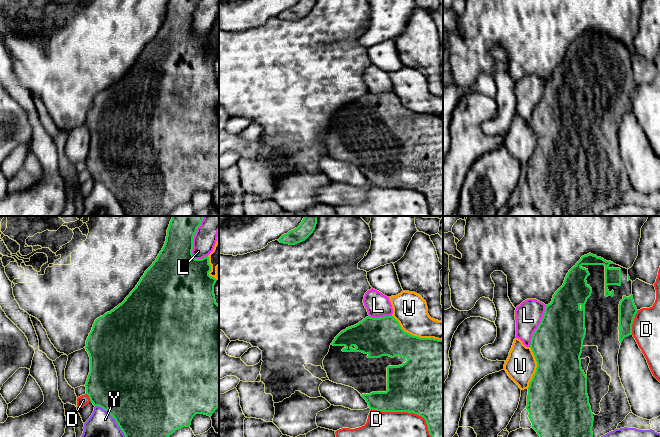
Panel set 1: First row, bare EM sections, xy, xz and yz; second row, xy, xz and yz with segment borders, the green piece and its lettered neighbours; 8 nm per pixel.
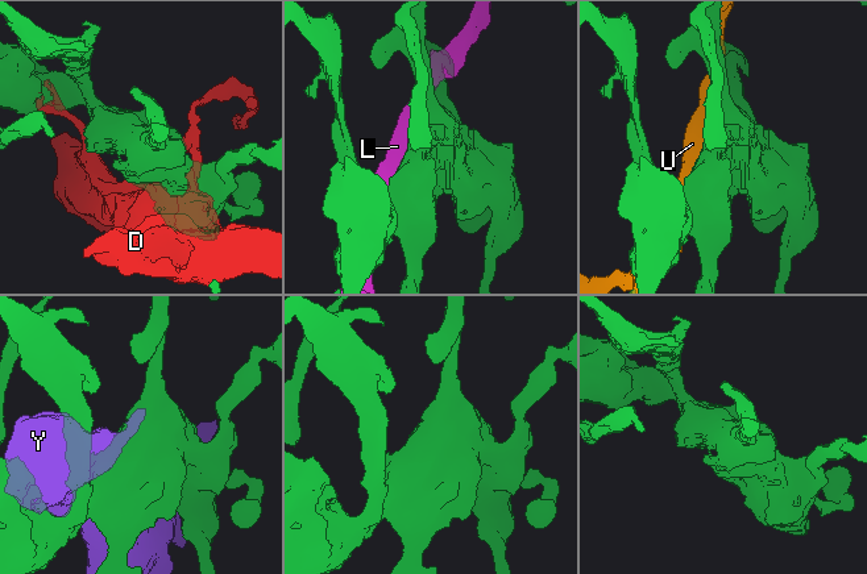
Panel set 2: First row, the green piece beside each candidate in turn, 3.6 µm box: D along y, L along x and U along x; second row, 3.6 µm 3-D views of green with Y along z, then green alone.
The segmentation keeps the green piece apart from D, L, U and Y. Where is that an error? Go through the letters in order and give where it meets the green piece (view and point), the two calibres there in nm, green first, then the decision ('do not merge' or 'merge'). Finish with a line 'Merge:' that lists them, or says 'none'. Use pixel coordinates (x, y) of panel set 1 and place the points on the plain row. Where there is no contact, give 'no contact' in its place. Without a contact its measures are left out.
D: xz (408, 188) | 480/440 nm | do not merge
L: xy (192, 18) | 340/190 nm | do not merge
U: xz (415, 112) | 380/280 nm | do not merge
Y: xy (115, 196) | 500/340 nm | do not merge
Merge: none

